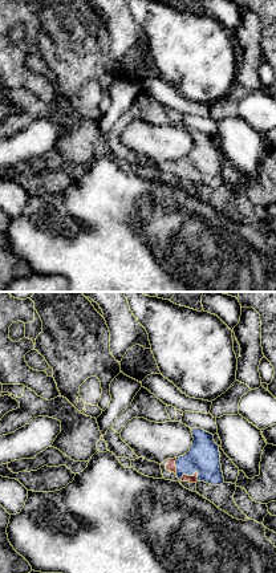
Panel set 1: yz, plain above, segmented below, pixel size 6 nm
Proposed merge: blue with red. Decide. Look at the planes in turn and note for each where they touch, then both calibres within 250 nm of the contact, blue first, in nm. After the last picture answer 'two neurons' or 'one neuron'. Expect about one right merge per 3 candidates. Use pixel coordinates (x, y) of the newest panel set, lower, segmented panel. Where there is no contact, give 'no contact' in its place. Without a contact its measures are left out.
contact (187, 474); calibres 190 and 50 nm

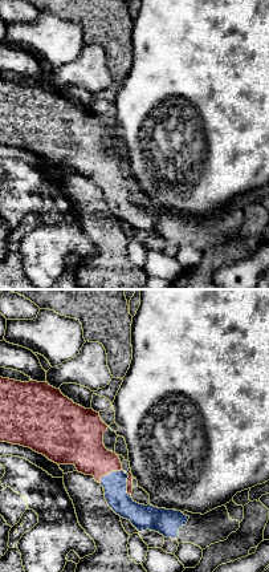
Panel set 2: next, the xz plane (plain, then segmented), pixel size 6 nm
contact (110, 473); calibres 140 and 280 nm

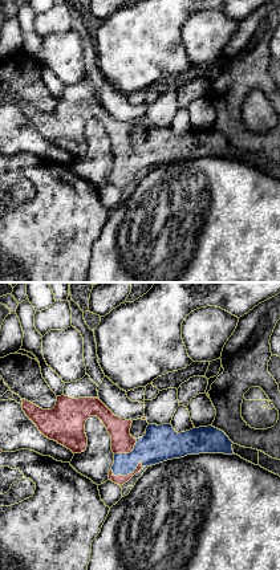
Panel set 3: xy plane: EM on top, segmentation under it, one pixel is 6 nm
contact (126, 475); calibres 200 and 60 nm

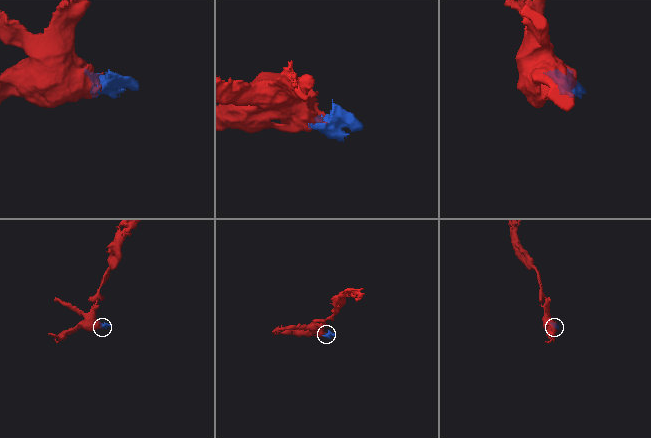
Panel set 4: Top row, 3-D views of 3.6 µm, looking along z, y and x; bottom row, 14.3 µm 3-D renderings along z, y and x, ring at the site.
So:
one neuron

